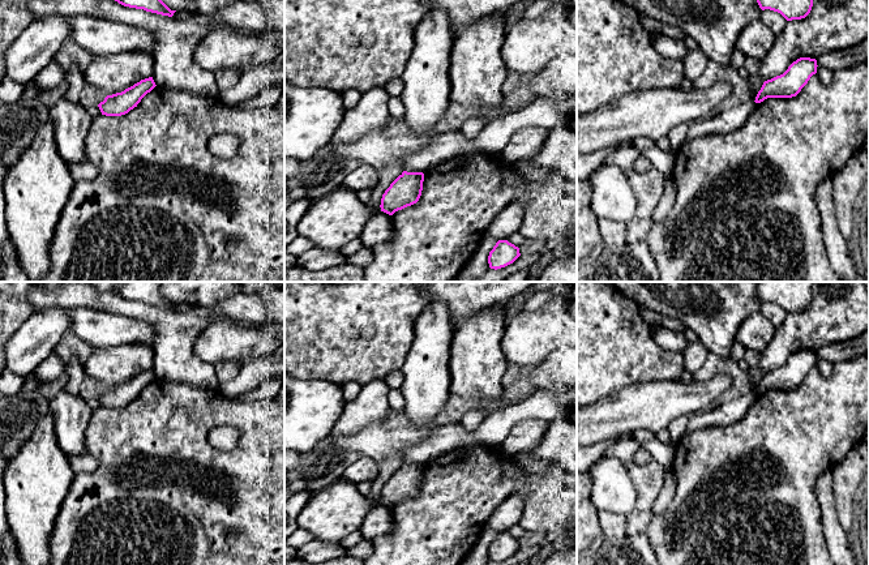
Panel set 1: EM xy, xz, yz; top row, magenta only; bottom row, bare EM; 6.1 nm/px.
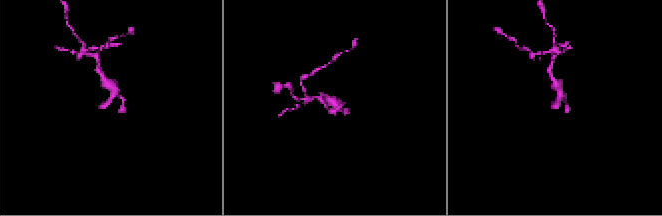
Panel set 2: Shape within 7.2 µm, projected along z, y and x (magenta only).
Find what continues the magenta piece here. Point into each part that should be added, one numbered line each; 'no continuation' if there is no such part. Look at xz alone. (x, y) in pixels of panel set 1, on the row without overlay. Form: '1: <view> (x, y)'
no continuation

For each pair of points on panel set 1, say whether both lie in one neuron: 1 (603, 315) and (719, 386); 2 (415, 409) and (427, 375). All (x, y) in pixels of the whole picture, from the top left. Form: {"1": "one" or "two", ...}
{"1": "two", "2": "one"}

